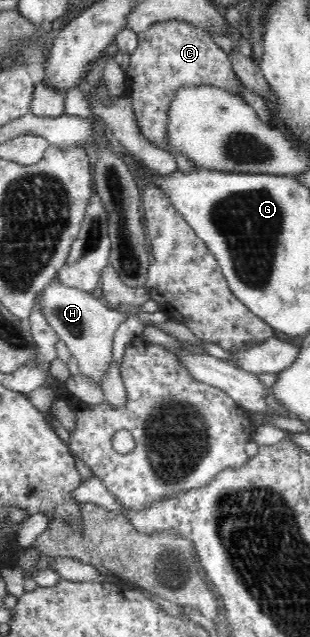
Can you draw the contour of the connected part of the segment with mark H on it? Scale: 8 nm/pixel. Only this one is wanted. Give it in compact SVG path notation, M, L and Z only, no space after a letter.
M51 281L42 291L42 304L40 309L47 318L51 328L57 332L70 350L72 356L78 362L78 374L83 374L85 378L90 378L101 387L103 374L109 370L113 361L113 337L120 324L123 324L129 316L137 316L145 325L159 324L168 320L167 315L160 312L135 312L135 314L123 314L115 309L111 309L101 299L95 298L89 292L77 290L64 283Z

